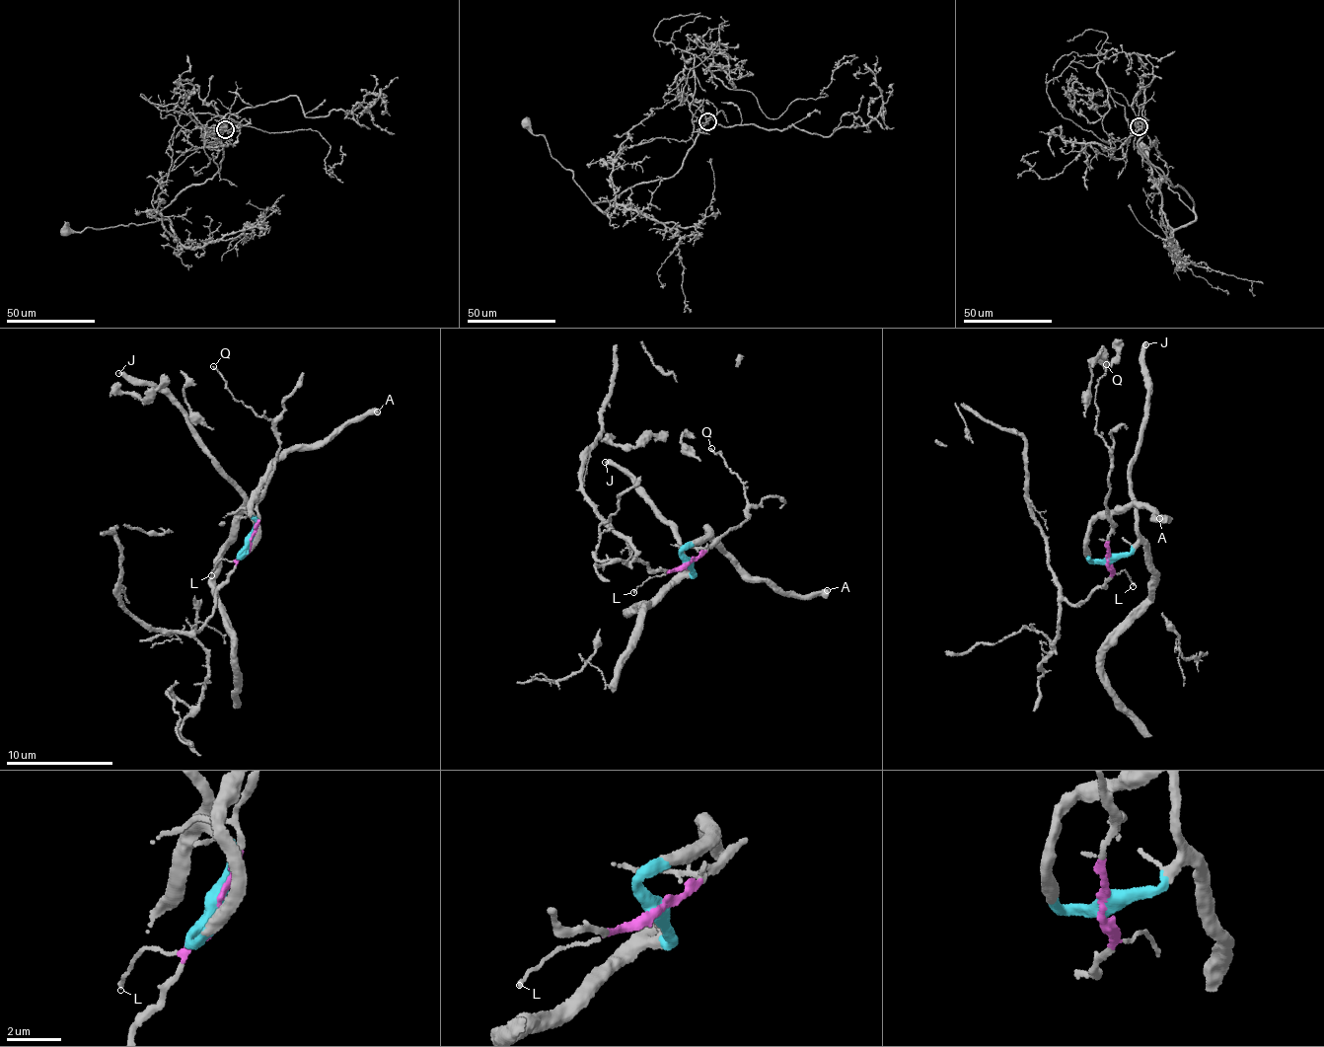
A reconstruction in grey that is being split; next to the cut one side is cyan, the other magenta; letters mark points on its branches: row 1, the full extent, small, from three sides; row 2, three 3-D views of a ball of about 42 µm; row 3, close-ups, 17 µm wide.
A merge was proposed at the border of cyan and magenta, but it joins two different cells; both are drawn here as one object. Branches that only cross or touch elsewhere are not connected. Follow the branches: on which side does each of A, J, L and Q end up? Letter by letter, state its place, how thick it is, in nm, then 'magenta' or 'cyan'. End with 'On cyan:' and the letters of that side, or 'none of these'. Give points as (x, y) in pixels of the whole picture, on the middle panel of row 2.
A: (827, 590) | 480 nm | cyan
J: (605, 462) | 360 nm | cyan
L: (633, 592) | 120 nm | magenta
Q: (711, 448) | 110 nm | magenta
On cyan: A, J

